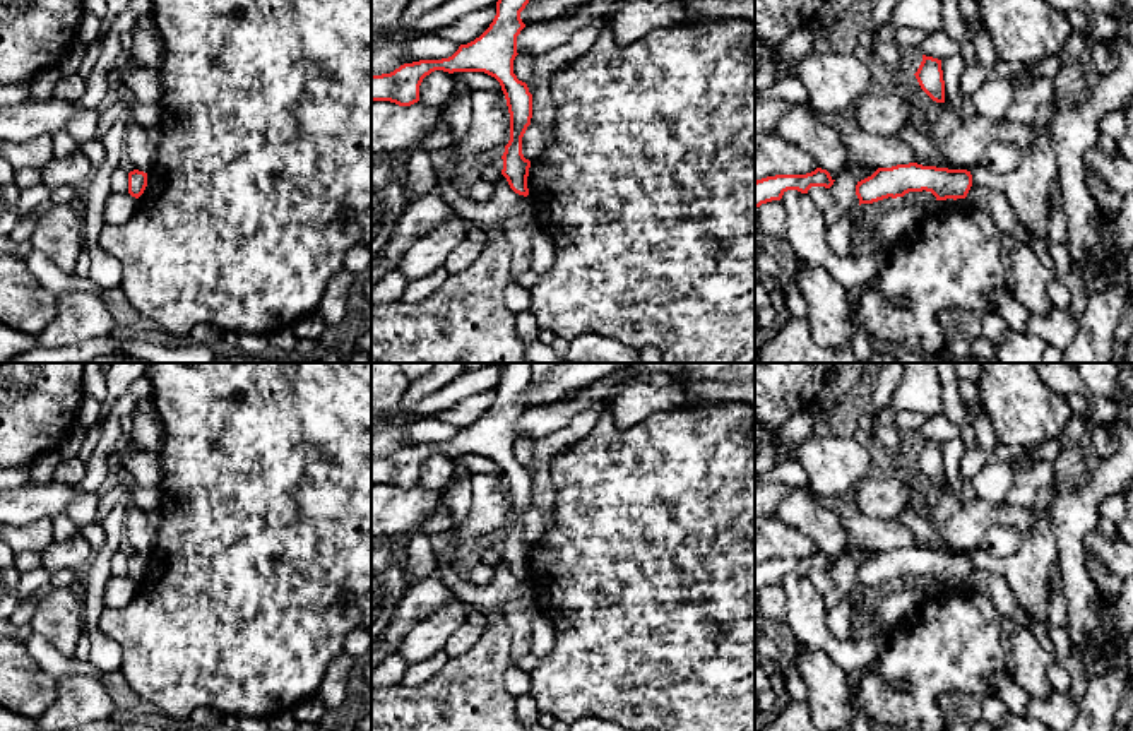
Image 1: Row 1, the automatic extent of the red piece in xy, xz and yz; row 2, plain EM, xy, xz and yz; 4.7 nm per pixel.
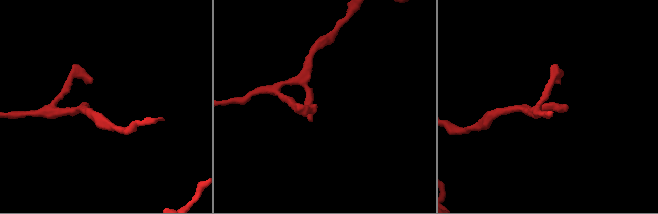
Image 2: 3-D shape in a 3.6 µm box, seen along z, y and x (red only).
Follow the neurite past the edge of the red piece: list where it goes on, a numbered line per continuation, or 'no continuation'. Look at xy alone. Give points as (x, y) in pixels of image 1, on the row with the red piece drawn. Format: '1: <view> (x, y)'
no continuation

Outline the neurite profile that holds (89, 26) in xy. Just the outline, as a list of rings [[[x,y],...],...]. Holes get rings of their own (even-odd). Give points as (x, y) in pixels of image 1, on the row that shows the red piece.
[[[89,12],[84,14],[80,26],[79,26],[79,43],[91,45],[96,41],[99,33],[99,19],[92,17]]]

